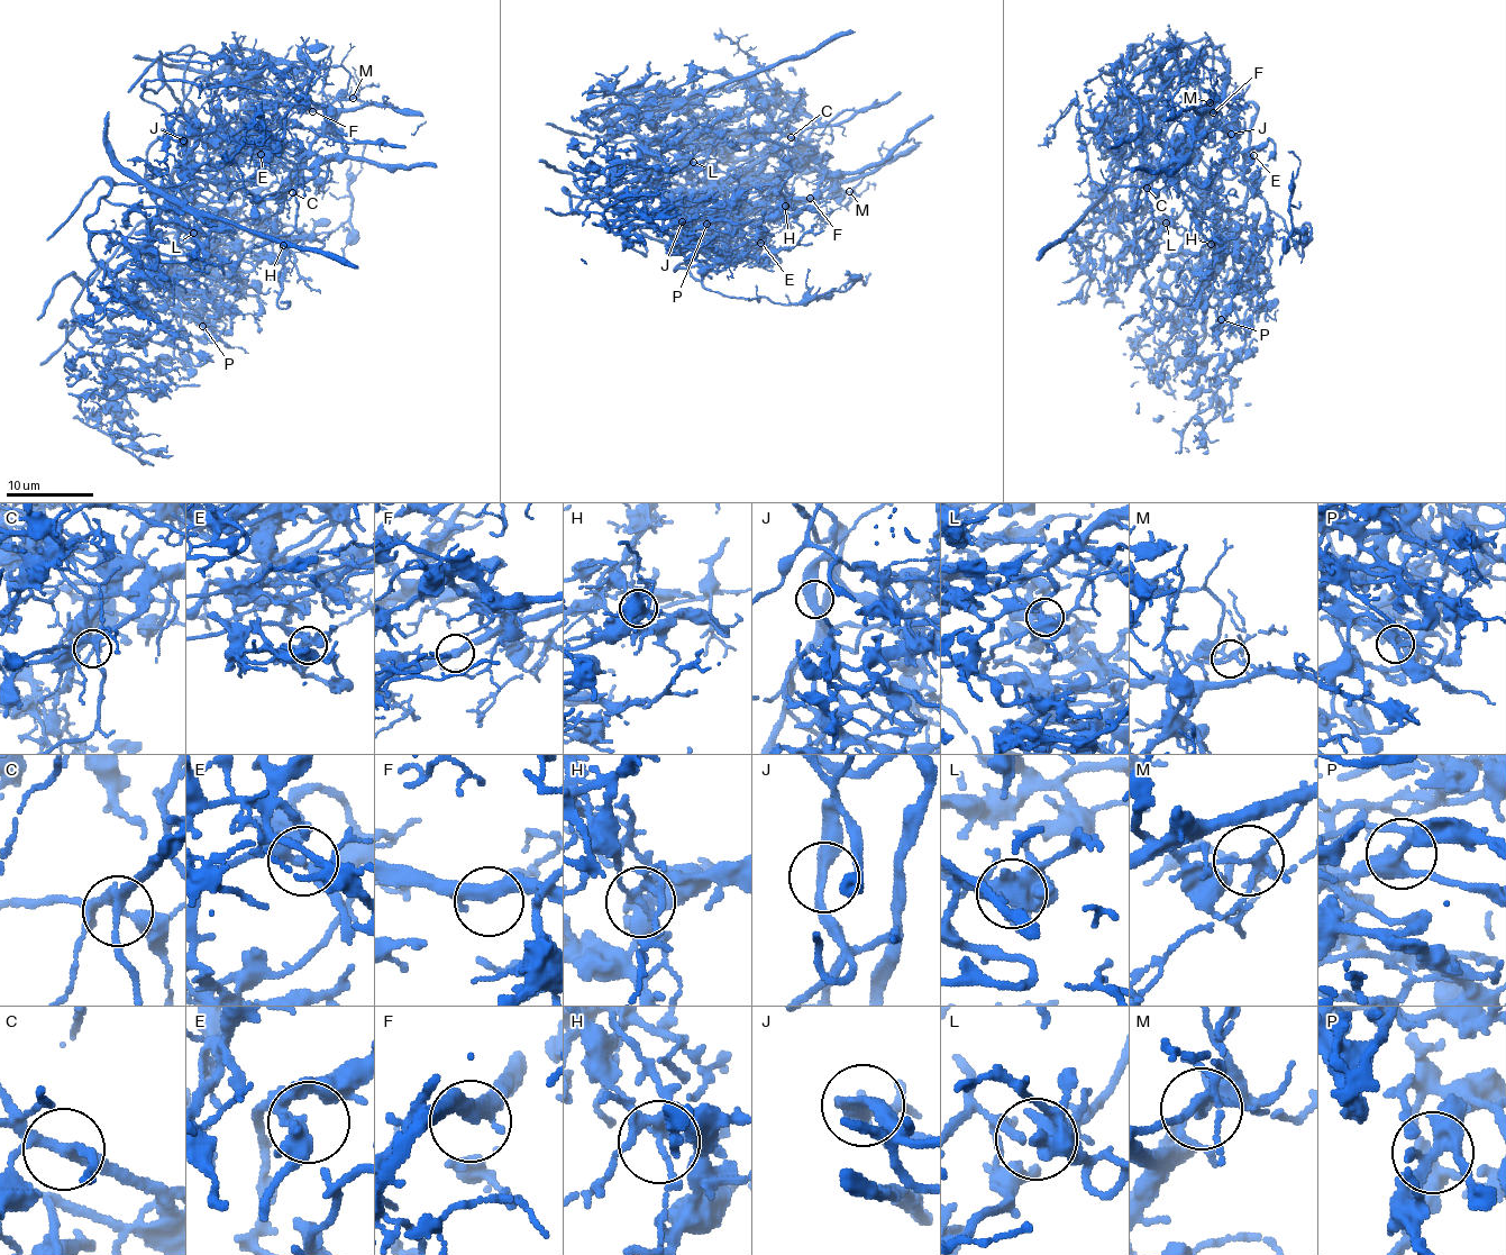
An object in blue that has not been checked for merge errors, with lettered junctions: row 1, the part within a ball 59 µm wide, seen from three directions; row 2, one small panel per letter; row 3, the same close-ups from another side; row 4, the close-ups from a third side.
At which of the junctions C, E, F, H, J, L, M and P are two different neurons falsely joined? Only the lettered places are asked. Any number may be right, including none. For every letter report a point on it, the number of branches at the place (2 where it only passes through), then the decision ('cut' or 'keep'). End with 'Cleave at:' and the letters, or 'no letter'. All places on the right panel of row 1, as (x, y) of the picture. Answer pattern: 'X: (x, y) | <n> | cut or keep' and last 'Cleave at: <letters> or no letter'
C: (1147, 188) | 3 | keep
E: (1253, 155) | 4 | keep
F: (1213, 112) | 3 | keep
H: (1211, 244) | 8 | cut
J: (1231, 134) | 2 | cut
L: (1166, 223) | 6 | keep
M: (1210, 102) | 6 | cut
P: (1221, 319) | 4 | keep
Cleave at: H, J, M

